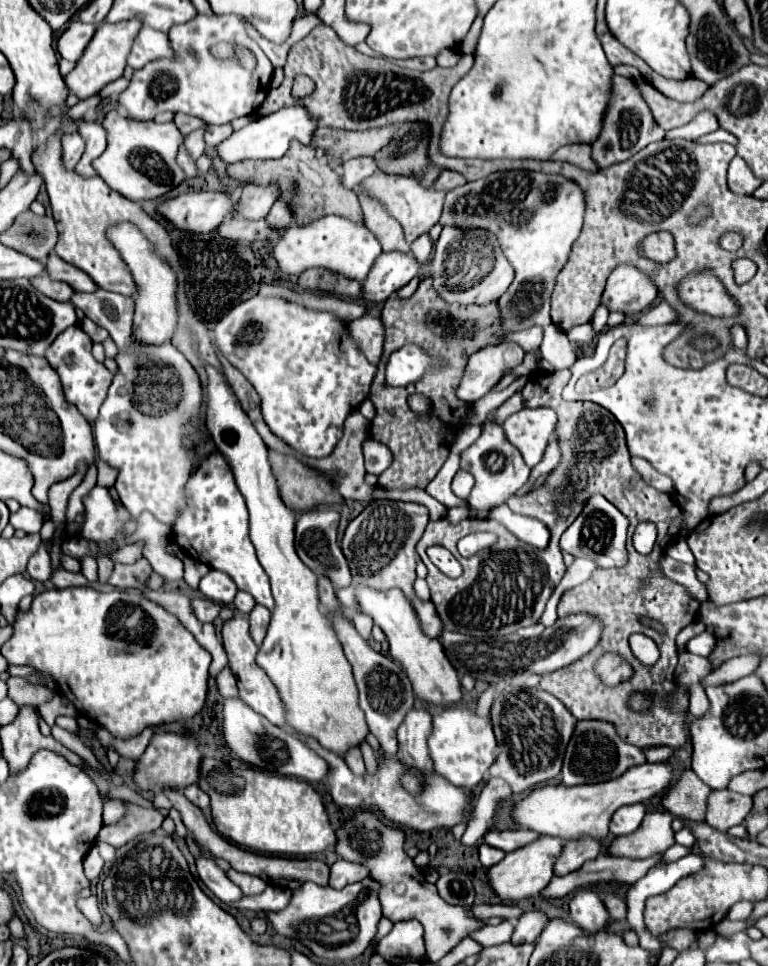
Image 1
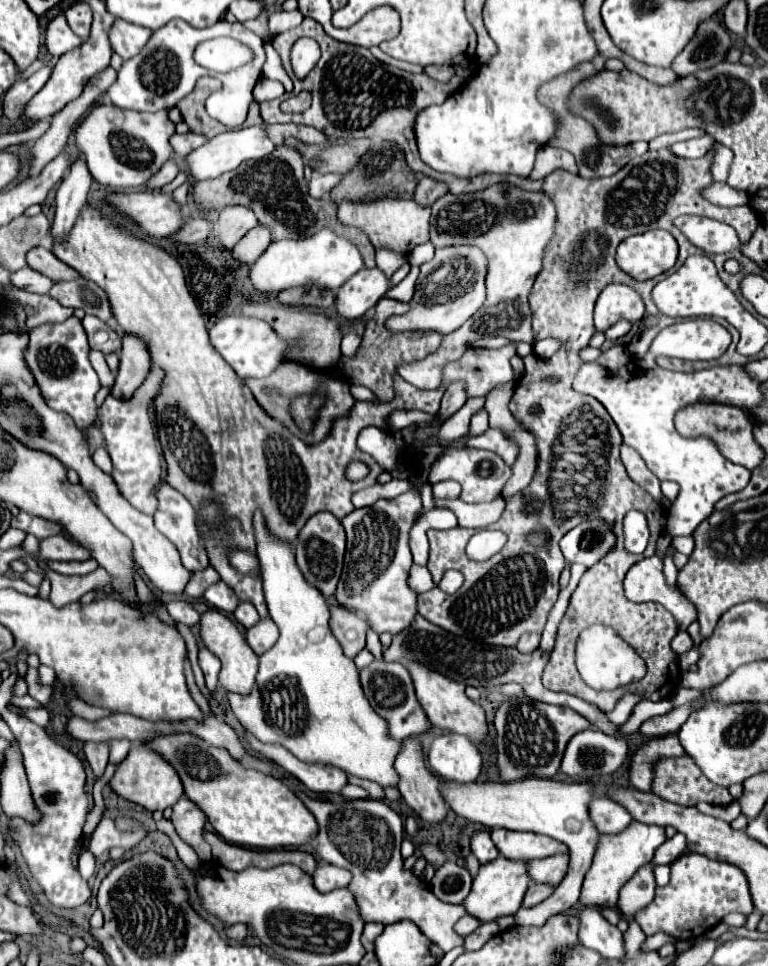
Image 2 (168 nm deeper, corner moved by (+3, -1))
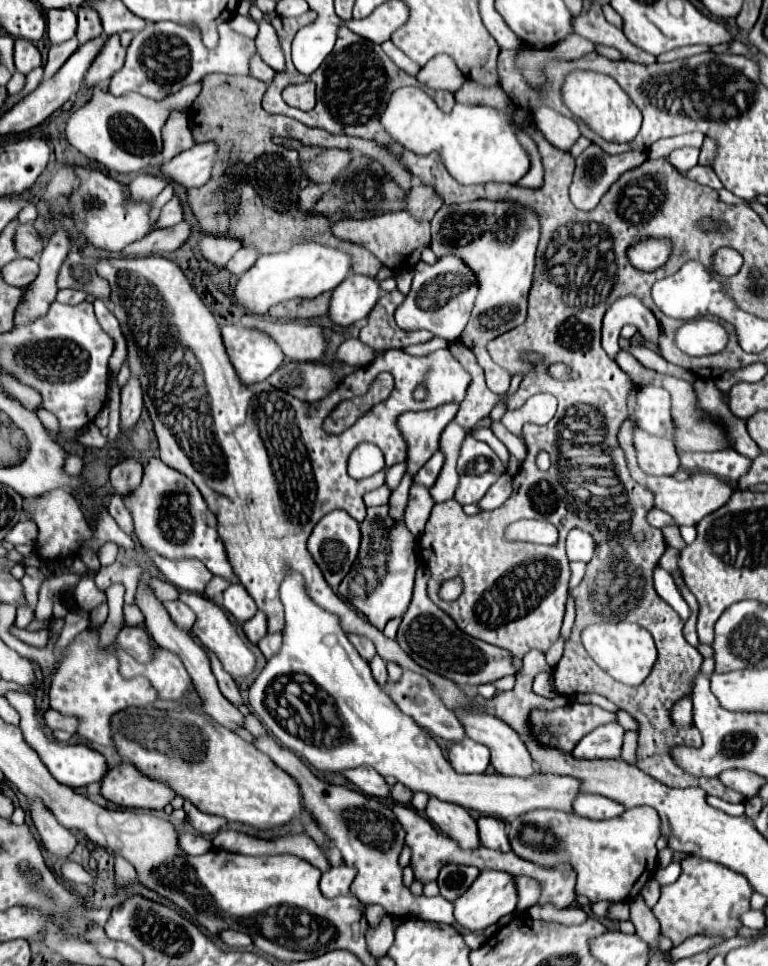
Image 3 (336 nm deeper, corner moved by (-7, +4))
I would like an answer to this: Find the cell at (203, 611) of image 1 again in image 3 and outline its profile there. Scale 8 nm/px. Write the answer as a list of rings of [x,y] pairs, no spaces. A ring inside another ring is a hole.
[[[175,600],[175,602],[165,602],[163,606],[165,606],[165,610],[169,612],[171,620],[173,620],[173,622],[175,622],[179,628],[191,630],[195,616],[193,616],[193,610],[191,610],[189,606],[179,604],[179,600]]]

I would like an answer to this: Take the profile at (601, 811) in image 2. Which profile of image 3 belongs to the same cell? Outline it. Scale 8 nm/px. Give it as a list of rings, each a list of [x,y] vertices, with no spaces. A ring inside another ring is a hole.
[[[579,794],[573,800],[573,812],[585,818],[593,818],[593,820],[603,820],[603,818],[615,818],[621,812],[625,812],[625,808],[609,798],[597,796],[597,794]]]

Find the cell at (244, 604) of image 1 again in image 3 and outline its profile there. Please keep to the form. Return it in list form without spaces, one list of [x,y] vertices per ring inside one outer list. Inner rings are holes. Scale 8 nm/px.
[[[257,612],[249,622],[243,624],[243,632],[249,638],[249,642],[257,644],[267,634],[267,618],[265,618],[265,614]]]

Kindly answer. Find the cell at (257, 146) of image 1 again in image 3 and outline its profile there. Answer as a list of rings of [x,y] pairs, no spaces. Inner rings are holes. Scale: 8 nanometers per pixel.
[[[211,142],[197,144],[189,150],[177,154],[173,160],[165,162],[161,166],[161,176],[169,182],[181,184],[187,190],[197,188],[209,180],[215,158],[217,158],[215,144],[211,144]]]

